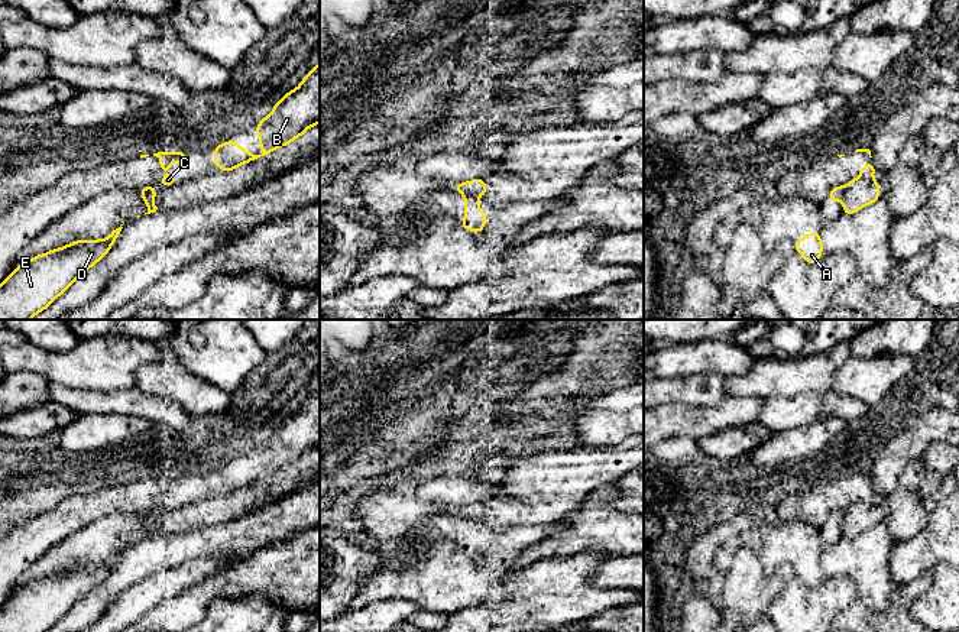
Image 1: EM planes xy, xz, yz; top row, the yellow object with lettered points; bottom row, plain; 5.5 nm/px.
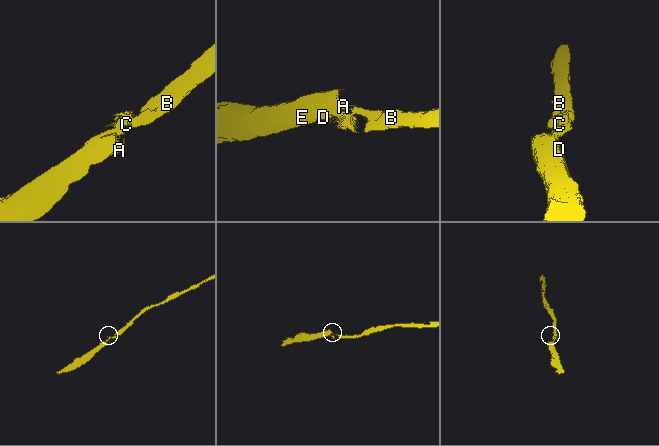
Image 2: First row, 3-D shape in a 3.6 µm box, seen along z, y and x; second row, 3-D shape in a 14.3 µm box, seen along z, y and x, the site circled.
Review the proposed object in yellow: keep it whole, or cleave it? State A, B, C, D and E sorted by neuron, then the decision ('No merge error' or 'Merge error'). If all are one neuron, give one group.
Groups: A D E / B C. Merge error

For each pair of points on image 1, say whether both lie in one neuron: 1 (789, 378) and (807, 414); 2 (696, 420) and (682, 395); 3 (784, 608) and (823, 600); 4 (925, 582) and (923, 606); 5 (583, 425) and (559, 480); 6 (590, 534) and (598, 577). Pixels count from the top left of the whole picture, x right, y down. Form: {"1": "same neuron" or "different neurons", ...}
{"1": "different neurons", "2": "different neurons", "3": "same neuron", "4": "different neurons", "5": "different neurons", "6": "different neurons"}

